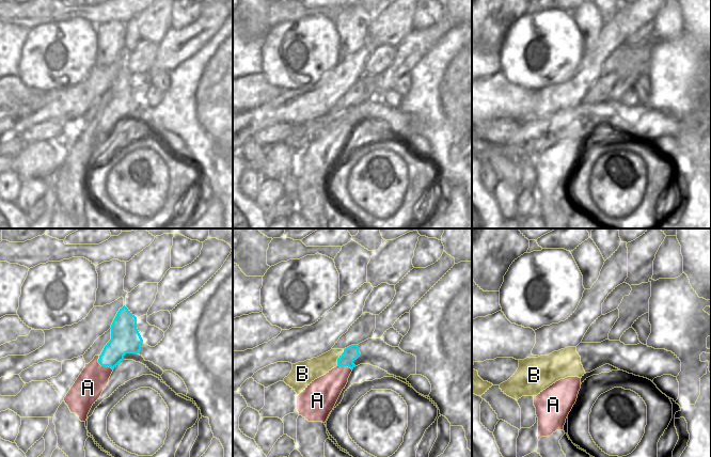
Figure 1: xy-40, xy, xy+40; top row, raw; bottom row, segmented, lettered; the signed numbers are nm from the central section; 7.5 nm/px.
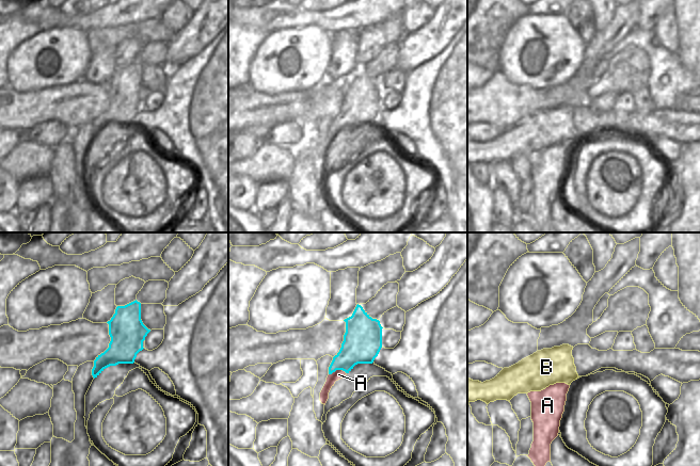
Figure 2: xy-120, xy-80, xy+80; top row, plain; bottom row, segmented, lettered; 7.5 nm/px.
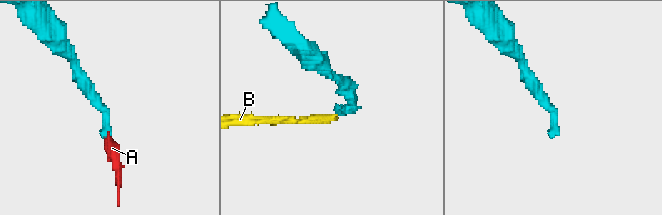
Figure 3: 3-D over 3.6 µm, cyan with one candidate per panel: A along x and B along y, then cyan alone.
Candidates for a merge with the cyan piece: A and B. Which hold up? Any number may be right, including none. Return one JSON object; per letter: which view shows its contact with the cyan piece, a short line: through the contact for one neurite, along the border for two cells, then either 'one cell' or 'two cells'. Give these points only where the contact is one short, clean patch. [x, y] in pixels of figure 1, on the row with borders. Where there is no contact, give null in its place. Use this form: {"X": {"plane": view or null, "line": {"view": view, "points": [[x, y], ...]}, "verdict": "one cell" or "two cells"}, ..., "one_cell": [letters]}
{"A": {"plane": "xy-40", "line": {"view": "xy-40", "points": [[124, 340], [103, 365], [88, 388]]}, "verdict": "one cell"}, "B": {"plane": "xy", "verdict": "two cells"}, "one_cell": ["A"]}

